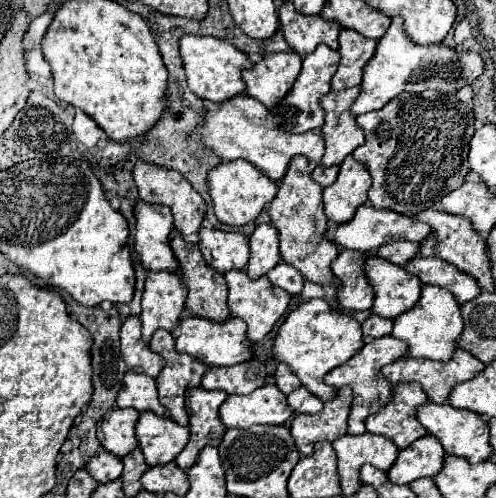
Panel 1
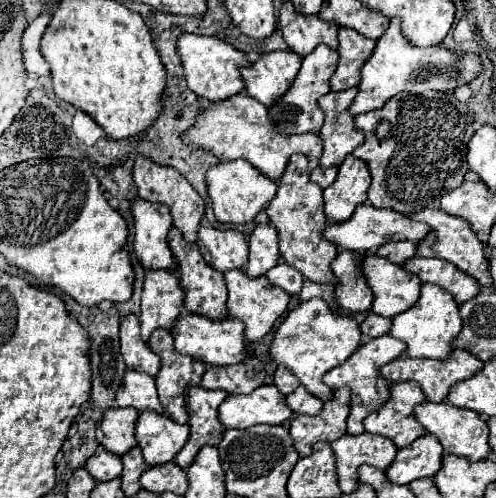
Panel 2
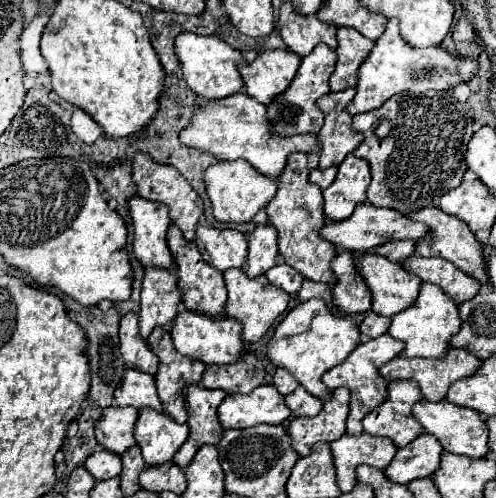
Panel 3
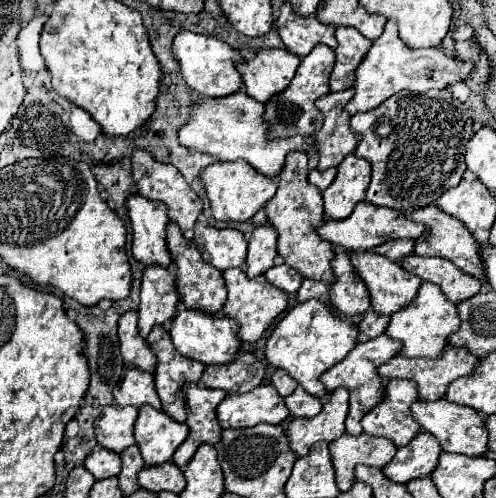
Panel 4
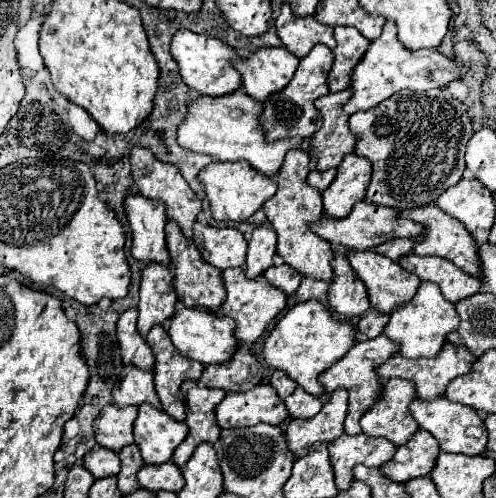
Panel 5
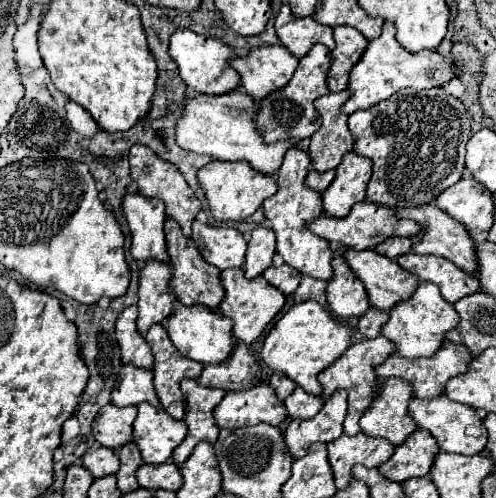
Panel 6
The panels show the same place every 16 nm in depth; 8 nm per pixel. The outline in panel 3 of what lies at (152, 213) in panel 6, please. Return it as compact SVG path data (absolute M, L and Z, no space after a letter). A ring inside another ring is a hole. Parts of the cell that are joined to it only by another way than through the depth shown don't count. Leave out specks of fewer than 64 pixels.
M136 196L130 200L130 214L134 222L134 254L144 268L174 266L174 258L166 242L166 232L172 224L168 208Z

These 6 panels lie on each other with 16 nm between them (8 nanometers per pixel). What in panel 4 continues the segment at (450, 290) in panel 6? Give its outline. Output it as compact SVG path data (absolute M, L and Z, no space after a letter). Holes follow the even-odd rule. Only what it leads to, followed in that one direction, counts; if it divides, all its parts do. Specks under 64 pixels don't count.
M416 254L404 258L400 262L408 272L416 274L420 280L438 284L442 292L452 300L452 302L462 302L478 294L480 290L480 280L474 276L464 274L460 268L456 268L450 260L444 258L420 258Z

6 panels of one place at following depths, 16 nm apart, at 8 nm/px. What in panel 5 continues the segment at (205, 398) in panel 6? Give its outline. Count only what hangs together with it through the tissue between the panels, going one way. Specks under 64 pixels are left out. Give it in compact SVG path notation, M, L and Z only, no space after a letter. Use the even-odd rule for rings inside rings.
M184 382L182 384L182 392L184 392L184 402L186 402L186 424L190 428L184 444L180 444L180 448L176 448L172 460L178 466L184 466L192 452L196 450L196 446L200 442L208 442L214 444L220 438L220 426L216 422L214 410L216 406L222 402L222 398L226 396L224 390L210 390L204 386L198 386L196 382Z

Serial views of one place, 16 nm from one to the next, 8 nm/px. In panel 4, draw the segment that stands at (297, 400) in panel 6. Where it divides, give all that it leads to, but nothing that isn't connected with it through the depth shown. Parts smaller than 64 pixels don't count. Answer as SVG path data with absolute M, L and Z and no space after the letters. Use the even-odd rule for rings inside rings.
M298 386L288 398L286 398L286 406L290 410L290 414L294 418L302 418L302 416L316 416L322 410L322 400L308 394L302 386Z

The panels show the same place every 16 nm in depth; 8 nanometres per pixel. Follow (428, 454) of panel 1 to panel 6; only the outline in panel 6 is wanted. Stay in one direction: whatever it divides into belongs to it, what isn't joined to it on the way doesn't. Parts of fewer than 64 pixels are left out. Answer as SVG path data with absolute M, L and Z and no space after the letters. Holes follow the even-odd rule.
M416 430L402 446L396 446L394 456L378 470L382 476L394 482L406 482L410 478L426 476L438 454L438 442L426 430Z

